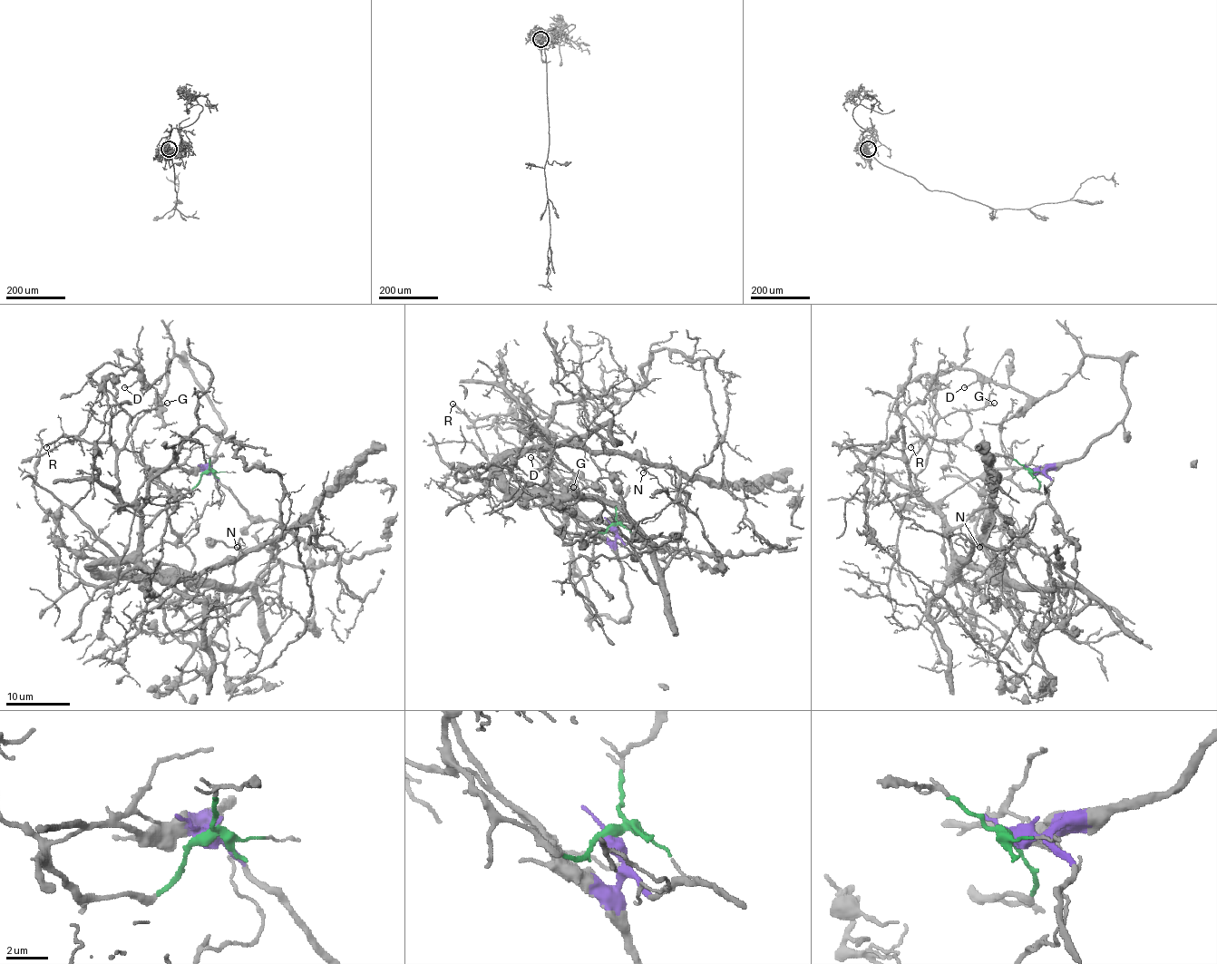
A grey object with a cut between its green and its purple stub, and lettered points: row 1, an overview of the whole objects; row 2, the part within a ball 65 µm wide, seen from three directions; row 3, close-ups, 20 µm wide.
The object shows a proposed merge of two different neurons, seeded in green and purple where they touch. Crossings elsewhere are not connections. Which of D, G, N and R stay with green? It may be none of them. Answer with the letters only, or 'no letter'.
G, N, R

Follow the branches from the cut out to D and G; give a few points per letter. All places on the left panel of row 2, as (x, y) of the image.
D: (205, 472), (215, 462), (224, 423), (188, 365), (175, 356), (159, 398), (138, 380), (124, 386)
G: (205, 472), (188, 489), (158, 479), (169, 504), (146, 527), (119, 495), (127, 423), (167, 403)

